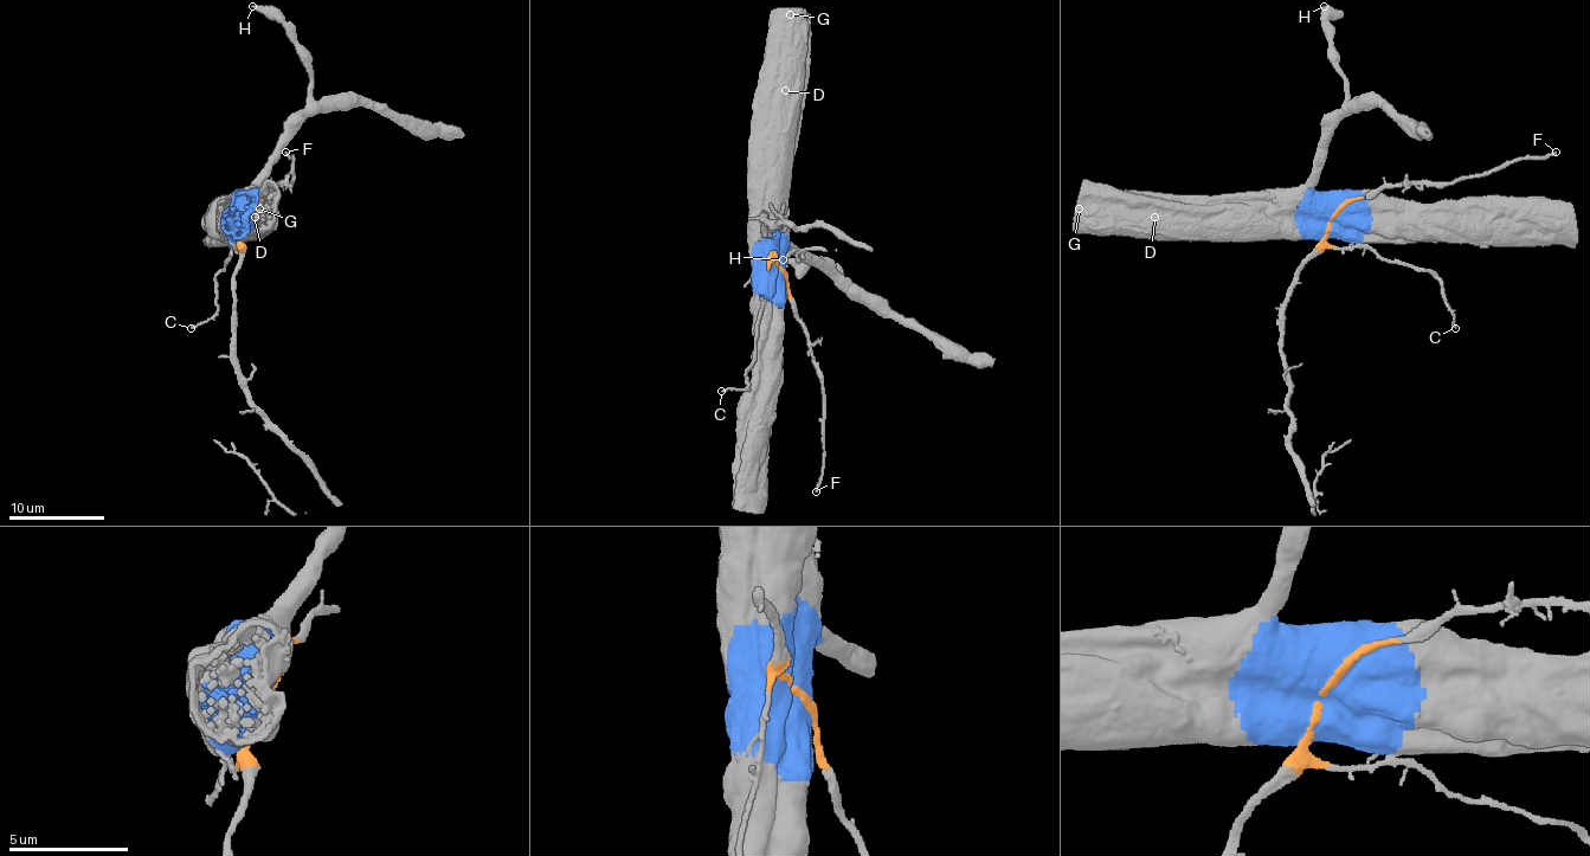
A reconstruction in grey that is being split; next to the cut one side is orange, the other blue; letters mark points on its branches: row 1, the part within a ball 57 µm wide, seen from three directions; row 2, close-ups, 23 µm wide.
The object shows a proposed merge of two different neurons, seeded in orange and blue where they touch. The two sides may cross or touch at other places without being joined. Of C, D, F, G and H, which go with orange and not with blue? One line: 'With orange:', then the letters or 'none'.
With orange: C, F

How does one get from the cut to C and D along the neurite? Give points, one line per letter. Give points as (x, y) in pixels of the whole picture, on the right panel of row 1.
C: (1333, 218), (1326, 242), (1331, 246), (1366, 246), (1383, 258), (1429, 270), (1441, 282), (1455, 327)
D: (1333, 218), (1302, 220), (1291, 232), (1253, 239), (1197, 239), (1176, 223), (1164, 225), (1162, 216), (1154, 218)

